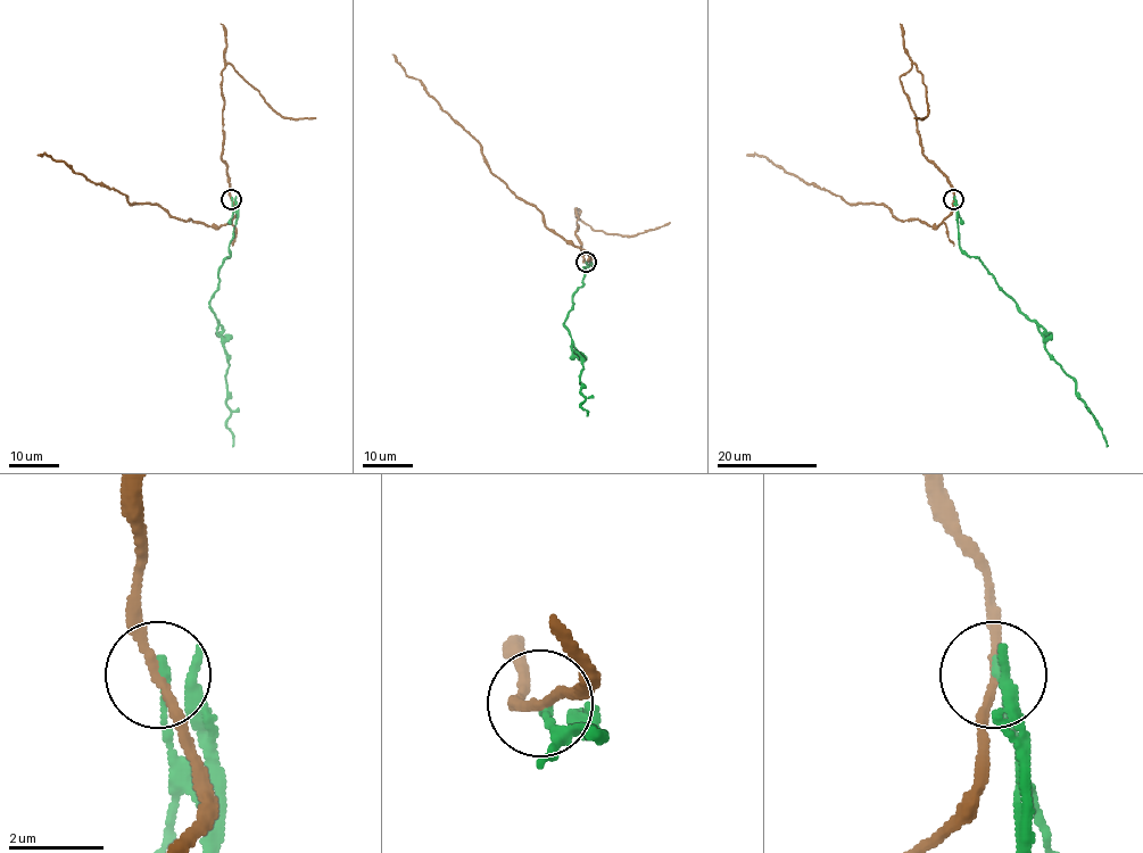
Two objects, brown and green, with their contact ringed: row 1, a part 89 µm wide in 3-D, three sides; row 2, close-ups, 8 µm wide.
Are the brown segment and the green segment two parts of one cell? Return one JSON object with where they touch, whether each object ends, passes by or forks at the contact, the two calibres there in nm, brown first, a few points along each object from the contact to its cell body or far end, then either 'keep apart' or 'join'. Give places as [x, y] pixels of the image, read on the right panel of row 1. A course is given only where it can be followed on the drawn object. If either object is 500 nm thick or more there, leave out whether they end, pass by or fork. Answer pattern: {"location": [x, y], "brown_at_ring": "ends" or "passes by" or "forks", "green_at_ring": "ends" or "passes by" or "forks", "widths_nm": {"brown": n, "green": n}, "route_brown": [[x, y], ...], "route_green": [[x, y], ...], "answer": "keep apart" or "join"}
{"location": [953, 199], "brown_at_ring": "passes by", "green_at_ring": "ends", "widths_nm": {"brown": 180, "green": 200}, "route_brown": [[954, 199], [936, 226], [899, 221], [883, 204], [847, 203], [765, 157], [746, 156]], "route_green": [[954, 199], [959, 246], [977, 256], [1036, 323], [1046, 353], [1075, 381], [1076, 395], [1108, 446]], "answer": "keep apart"}

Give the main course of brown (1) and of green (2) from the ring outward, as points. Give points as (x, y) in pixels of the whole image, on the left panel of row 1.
1: (231, 199), (235, 214), (218, 226), (181, 221), (157, 204), (130, 203), (63, 162), (38, 156)
2: (231, 199), (235, 222), (209, 306), (229, 363), (226, 404), (231, 414), (226, 427), (232, 433), (232, 446)

